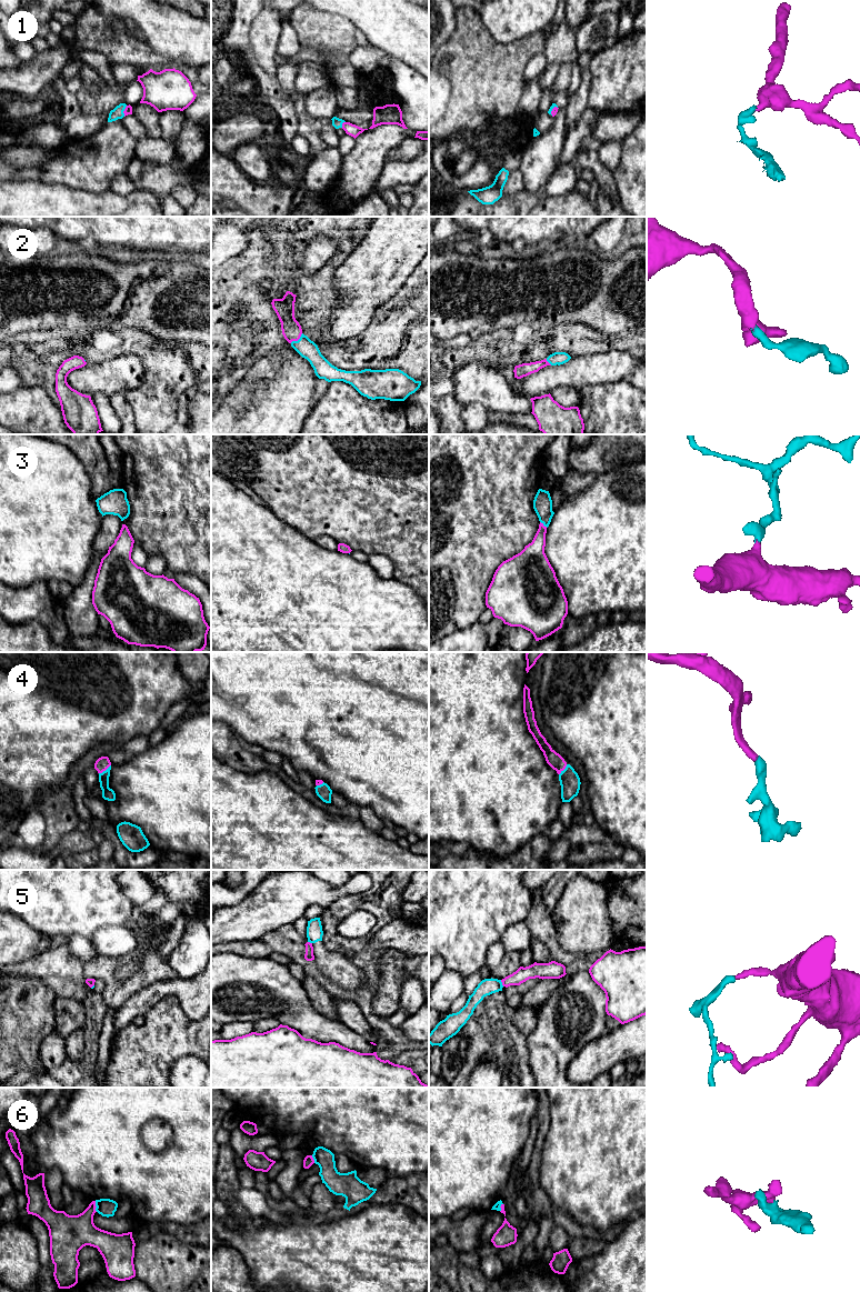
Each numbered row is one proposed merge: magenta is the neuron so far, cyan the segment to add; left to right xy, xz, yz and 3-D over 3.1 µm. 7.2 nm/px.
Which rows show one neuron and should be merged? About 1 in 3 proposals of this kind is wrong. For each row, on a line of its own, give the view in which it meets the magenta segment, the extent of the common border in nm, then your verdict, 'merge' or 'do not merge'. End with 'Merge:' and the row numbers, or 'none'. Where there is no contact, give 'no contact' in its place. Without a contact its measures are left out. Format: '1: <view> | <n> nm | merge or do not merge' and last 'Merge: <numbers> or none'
1: xz | 50 nm | merge
2: xz | 120 nm | merge
3: yz | 70 nm | merge
4: xy | 110 nm | merge
5: yz | 50 nm | do not merge
6: xy | 80 nm | do not merge
Merge: 1, 2, 3, 4

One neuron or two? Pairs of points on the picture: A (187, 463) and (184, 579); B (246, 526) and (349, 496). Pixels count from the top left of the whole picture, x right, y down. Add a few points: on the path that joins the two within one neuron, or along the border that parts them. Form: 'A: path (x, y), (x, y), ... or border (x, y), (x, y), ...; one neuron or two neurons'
A: border (174, 573), (191, 573), (199, 579); two neurons
B: border (268, 508), (298, 531); two neurons

